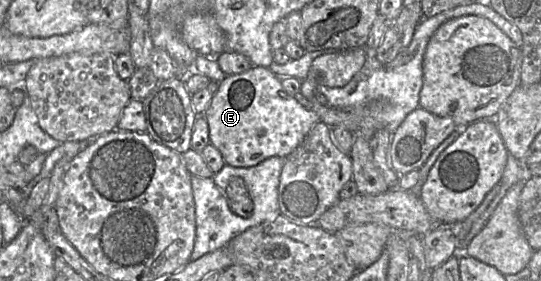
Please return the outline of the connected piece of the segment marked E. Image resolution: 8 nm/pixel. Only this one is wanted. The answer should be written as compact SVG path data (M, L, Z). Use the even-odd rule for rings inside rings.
M252 66L240 74L225 76L219 83L203 116L208 124L210 144L221 153L226 165L241 168L255 166L273 156L285 158L302 142L310 129L320 121L317 112L304 109L284 91L277 75L268 67L259 66Z

